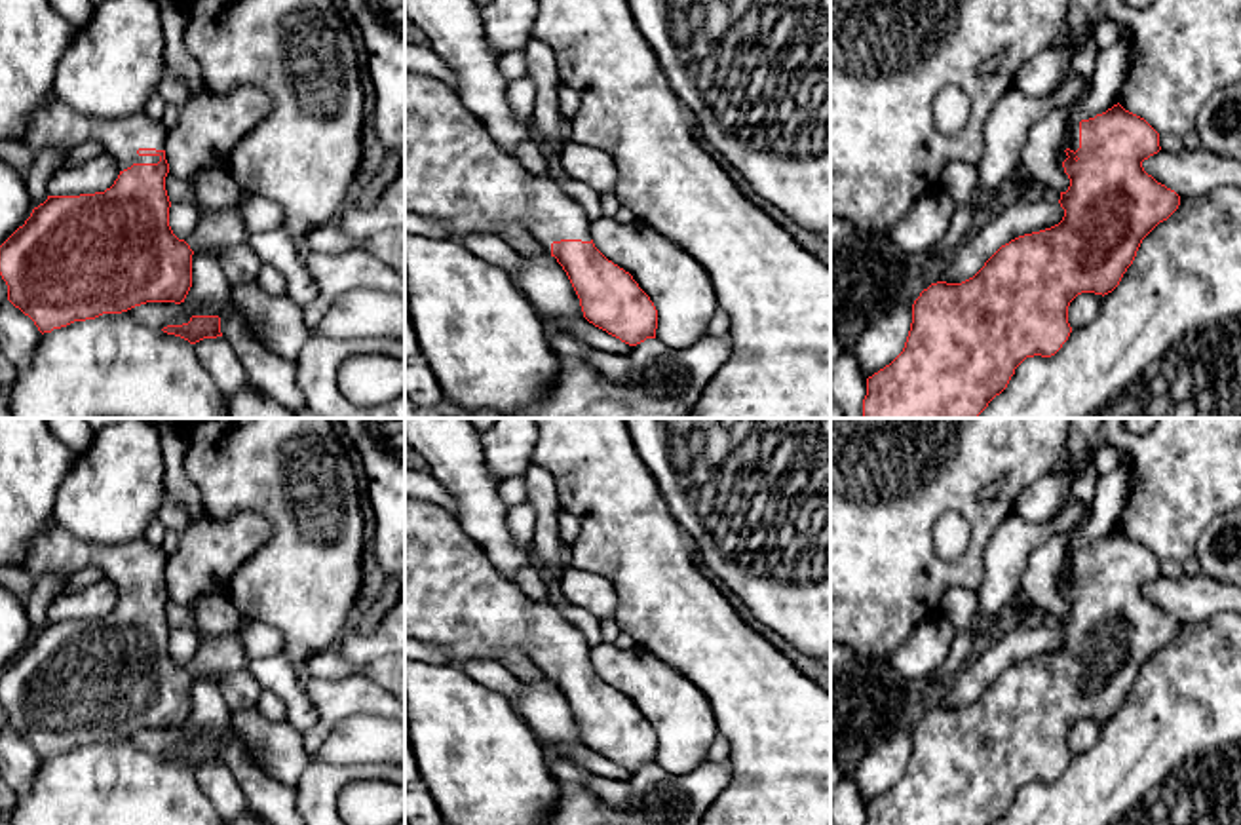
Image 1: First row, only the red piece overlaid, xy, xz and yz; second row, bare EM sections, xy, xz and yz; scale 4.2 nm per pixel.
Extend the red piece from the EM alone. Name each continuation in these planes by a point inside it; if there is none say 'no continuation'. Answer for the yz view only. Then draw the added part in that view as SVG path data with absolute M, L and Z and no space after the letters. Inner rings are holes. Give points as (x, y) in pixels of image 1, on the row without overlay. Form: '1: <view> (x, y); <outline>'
1: yz (1070, 565); M1074 549L1074 551L1066 553L1066 557L1064 557L1062 570L1057 578L1060 591L1068 584L1066 578L1064 578L1066 574L1070 574L1074 578L1079 574L1079 549Z

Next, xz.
1: xz (455, 597); M405 498L405 637L450 650L456 663L473 658L498 662L502 646L517 648L547 679L551 679L553 667L591 667L589 644L551 601L526 597L494 568L481 546L466 534L452 513L441 506L414 498Z

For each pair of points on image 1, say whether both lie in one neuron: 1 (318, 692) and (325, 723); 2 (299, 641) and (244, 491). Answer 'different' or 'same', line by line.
1: same
2: same

